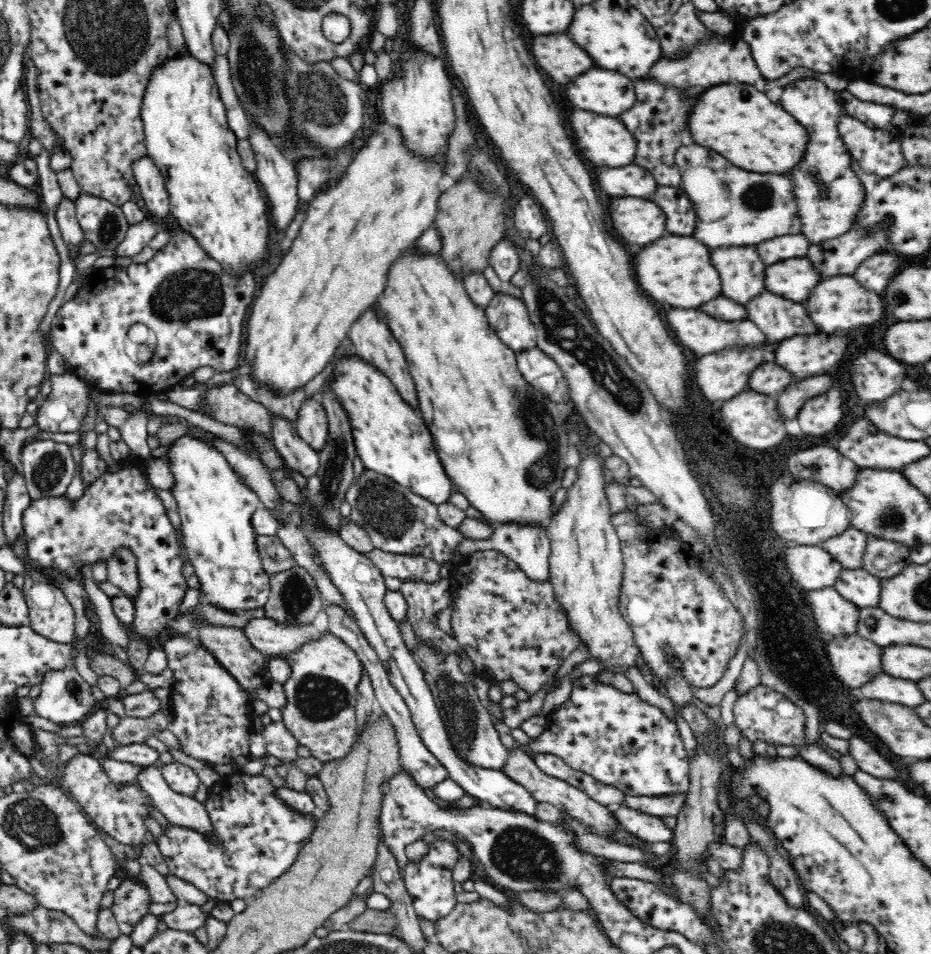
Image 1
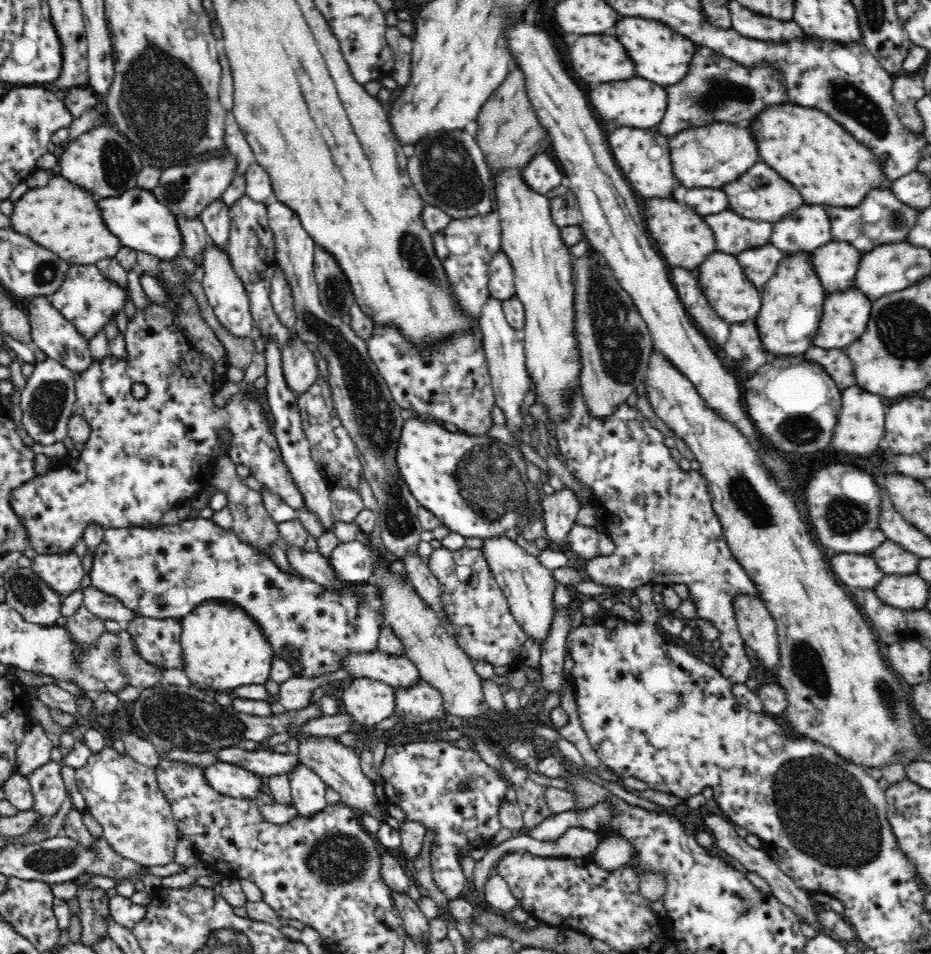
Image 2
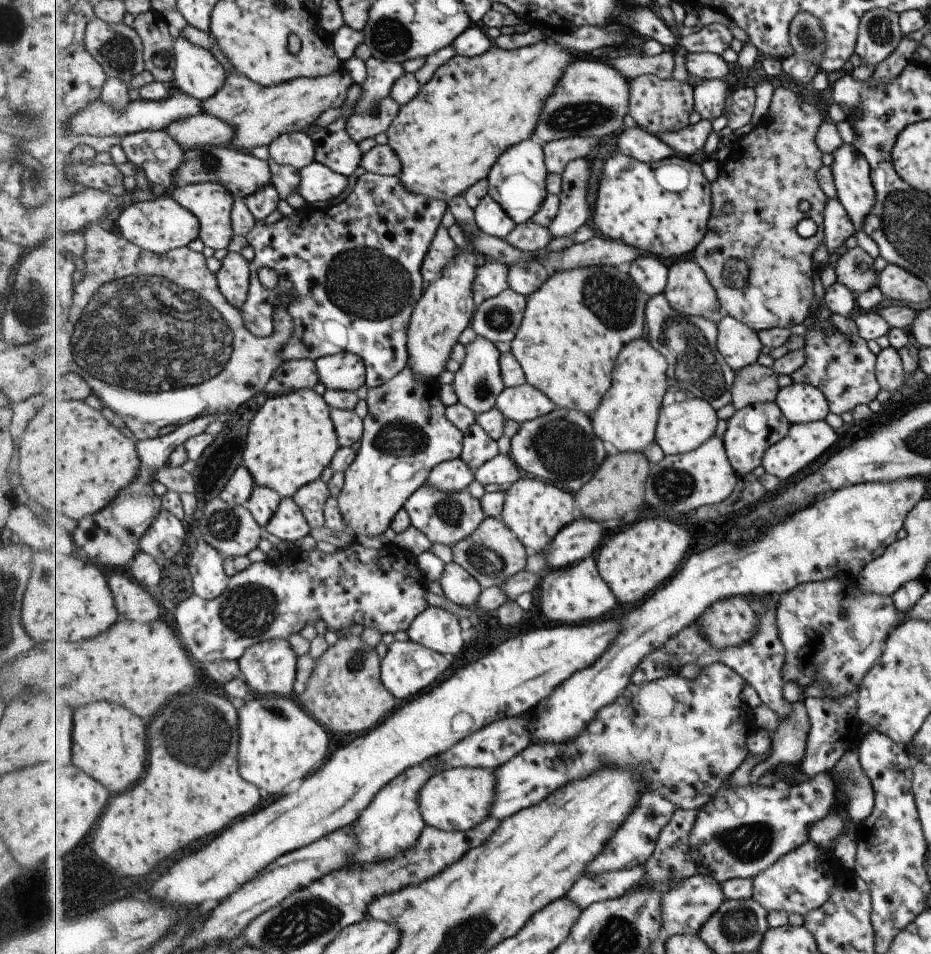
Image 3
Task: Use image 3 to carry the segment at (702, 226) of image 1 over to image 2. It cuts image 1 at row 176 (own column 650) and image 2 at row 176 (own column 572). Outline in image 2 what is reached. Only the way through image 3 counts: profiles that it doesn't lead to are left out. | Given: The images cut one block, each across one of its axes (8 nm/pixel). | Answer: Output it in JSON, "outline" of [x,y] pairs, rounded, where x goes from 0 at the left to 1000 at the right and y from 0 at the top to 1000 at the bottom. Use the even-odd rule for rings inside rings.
{"outline":[[[818,168],[812,170],[806,178],[795,183],[795,187],[779,193],[776,197],[778,197],[778,201],[782,201],[780,205],[783,218],[805,230],[827,232],[830,235],[840,231],[846,222],[854,221],[855,218],[866,214],[865,210],[861,210],[859,201]]]}

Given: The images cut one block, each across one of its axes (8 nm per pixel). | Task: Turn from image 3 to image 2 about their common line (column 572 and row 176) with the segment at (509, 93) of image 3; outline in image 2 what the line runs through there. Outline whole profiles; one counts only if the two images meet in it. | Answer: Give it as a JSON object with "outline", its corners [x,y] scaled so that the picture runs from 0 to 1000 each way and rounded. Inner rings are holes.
{"outline":[[[67,183],[53,187],[43,197],[31,198],[15,212],[12,230],[15,242],[60,264],[76,278],[103,278],[106,273],[125,269],[132,260],[132,254],[112,232],[104,203]]]}

